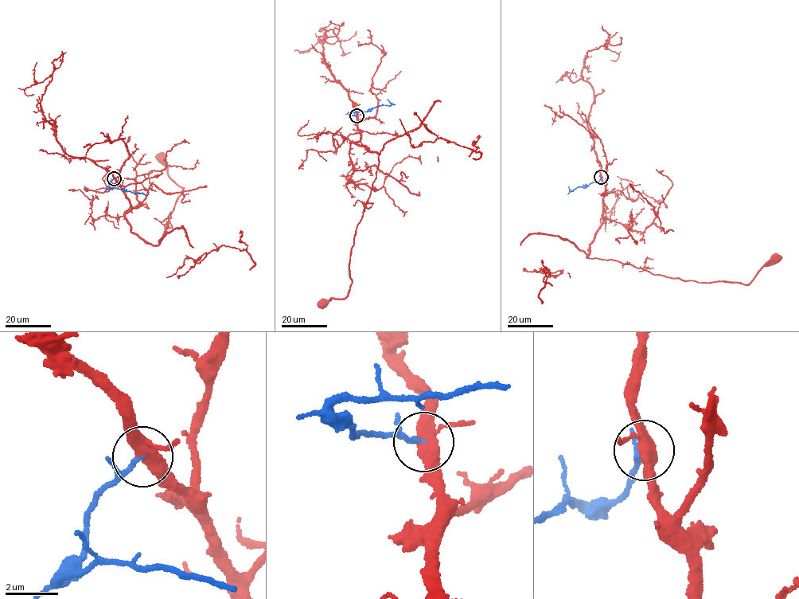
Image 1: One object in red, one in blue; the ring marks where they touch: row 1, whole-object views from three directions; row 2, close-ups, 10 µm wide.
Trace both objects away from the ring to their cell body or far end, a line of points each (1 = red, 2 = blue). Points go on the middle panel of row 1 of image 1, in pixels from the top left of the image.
1: (356, 115), (360, 139), (351, 142), (379, 155), (376, 178), (354, 237), (349, 292), (321, 303)
2: (356, 115), (350, 113), (369, 111), (380, 105), (390, 106), (387, 99)

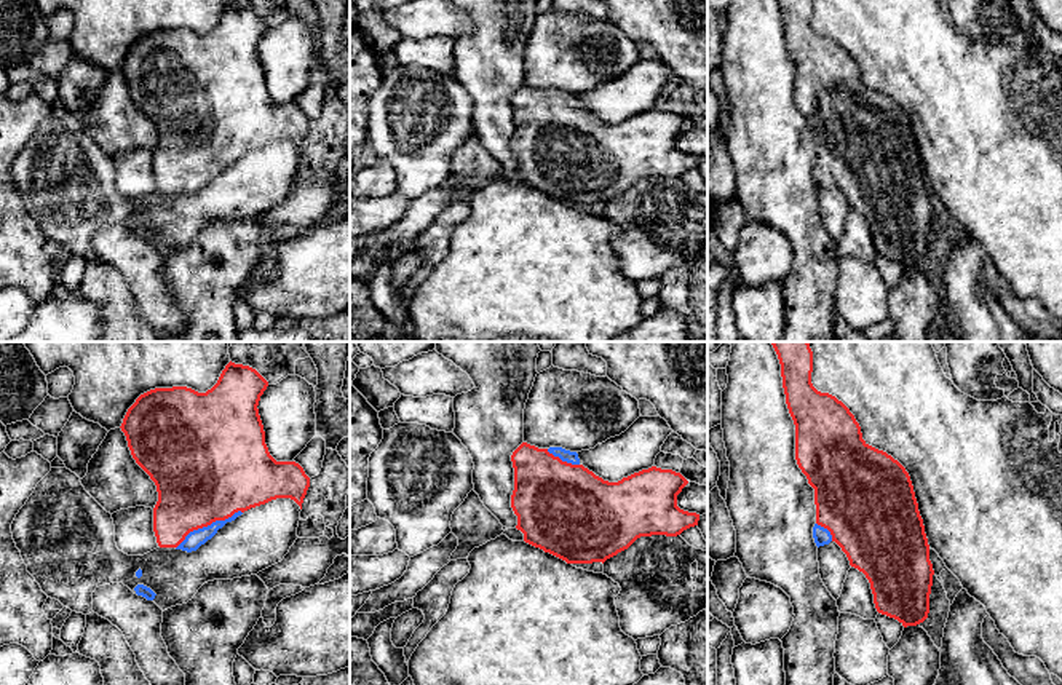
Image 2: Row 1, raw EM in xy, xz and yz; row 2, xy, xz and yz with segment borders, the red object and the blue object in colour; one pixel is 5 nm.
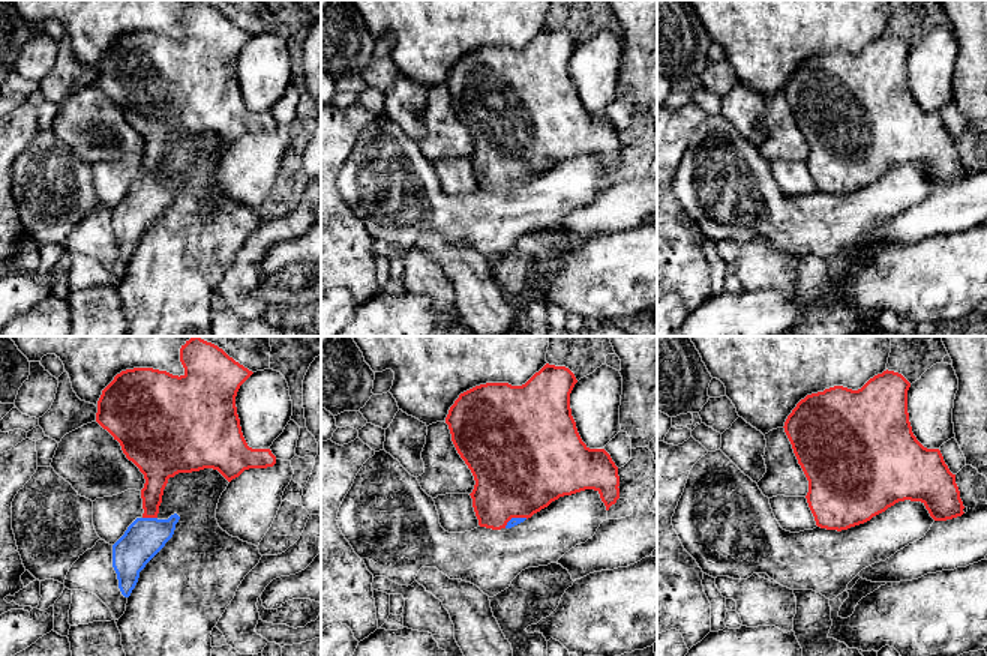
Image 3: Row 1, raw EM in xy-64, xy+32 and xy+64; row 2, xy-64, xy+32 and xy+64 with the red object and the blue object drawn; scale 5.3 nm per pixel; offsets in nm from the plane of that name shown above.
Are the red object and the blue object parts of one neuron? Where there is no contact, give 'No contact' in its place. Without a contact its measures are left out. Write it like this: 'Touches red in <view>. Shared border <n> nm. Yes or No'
Touches red in xy. Shared border 380 nm. Yes

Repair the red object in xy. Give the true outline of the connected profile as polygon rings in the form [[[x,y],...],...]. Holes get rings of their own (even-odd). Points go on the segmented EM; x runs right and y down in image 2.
[[[230,361],[206,393],[155,388],[128,409],[120,428],[133,458],[157,485],[153,532],[160,548],[196,551],[227,522],[276,498],[291,498],[302,509],[310,477],[295,461],[276,461],[265,444],[257,406],[267,386],[256,369]]]

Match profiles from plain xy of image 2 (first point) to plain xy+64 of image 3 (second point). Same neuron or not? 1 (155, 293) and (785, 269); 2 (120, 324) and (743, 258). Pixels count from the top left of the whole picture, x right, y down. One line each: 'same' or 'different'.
1: different
2: same

